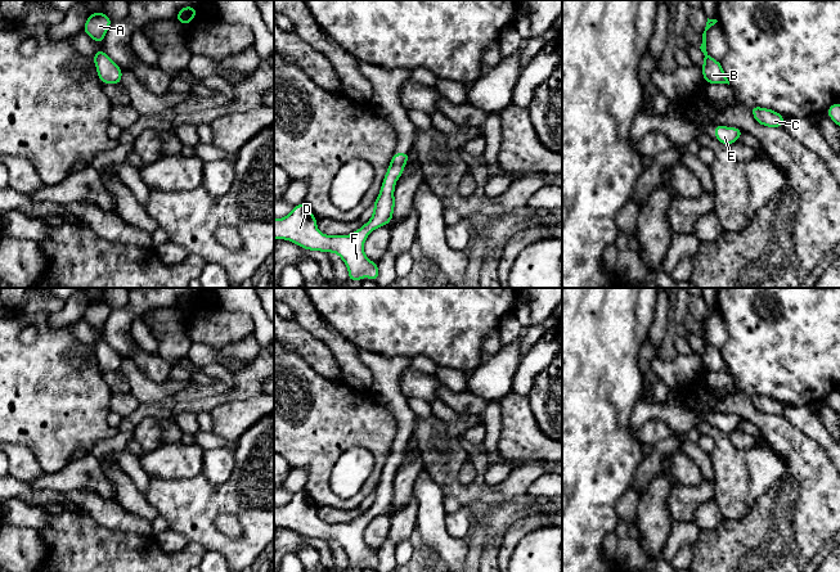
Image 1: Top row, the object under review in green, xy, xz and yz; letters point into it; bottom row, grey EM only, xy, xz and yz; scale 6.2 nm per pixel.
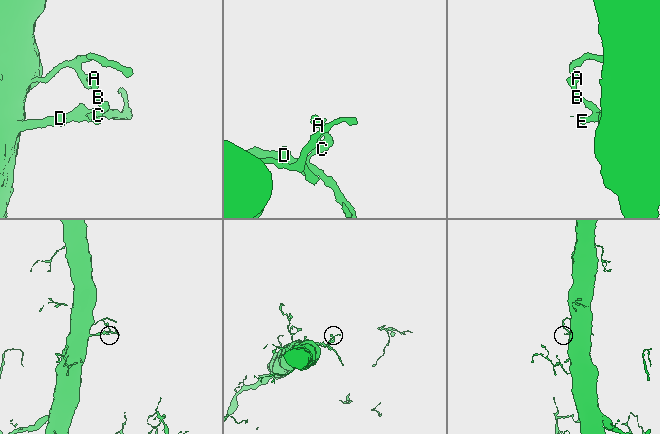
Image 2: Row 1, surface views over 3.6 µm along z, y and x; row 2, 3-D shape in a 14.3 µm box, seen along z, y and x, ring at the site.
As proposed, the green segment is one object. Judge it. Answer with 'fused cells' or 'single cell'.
single cell

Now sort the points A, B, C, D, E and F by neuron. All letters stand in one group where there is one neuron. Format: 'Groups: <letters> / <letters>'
Groups: A B C D E F

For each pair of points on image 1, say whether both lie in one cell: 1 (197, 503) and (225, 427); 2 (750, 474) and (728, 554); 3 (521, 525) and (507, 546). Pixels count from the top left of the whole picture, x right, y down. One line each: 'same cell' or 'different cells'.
1: different cells
2: different cells
3: same cell

